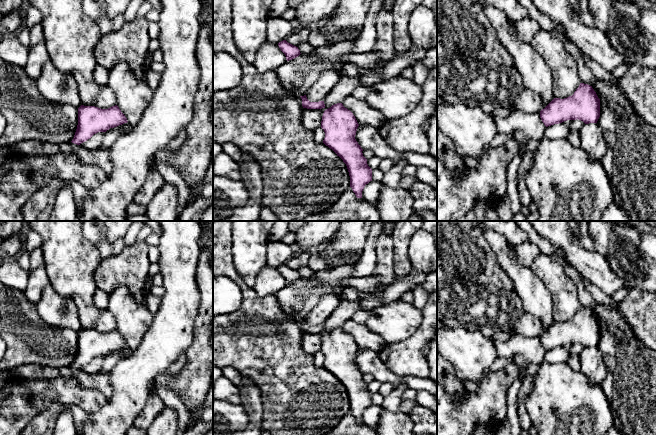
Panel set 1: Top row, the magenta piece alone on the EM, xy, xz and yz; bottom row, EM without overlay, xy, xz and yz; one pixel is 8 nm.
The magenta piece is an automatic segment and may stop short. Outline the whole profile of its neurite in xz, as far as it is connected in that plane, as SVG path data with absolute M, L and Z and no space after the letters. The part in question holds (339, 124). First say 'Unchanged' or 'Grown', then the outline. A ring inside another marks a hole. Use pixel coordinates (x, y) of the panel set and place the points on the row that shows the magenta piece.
Unchanged. M342 103L332 105L322 116L321 128L325 132L323 143L346 164L350 187L357 198L362 198L365 185L372 181L372 169L363 156L363 149L355 139L358 126L353 113Z

